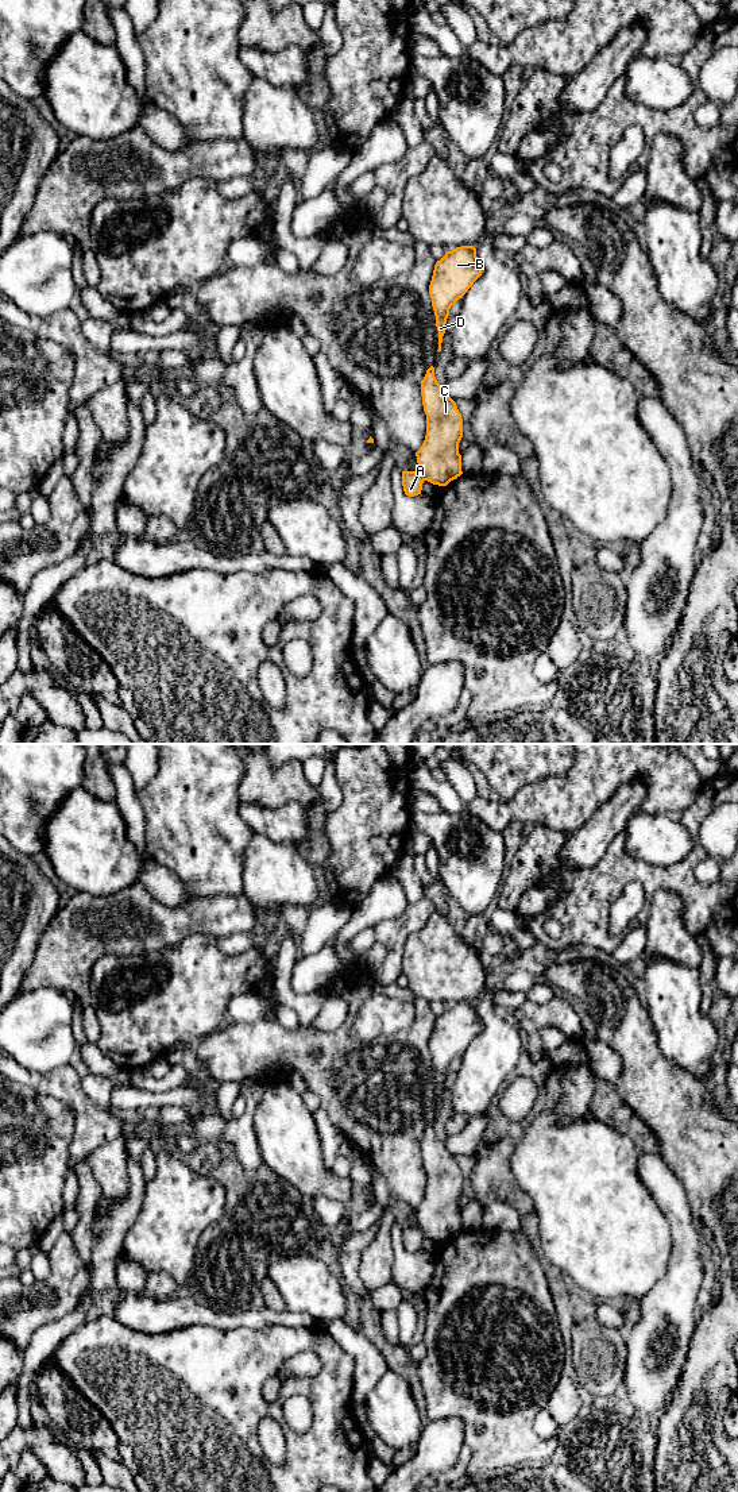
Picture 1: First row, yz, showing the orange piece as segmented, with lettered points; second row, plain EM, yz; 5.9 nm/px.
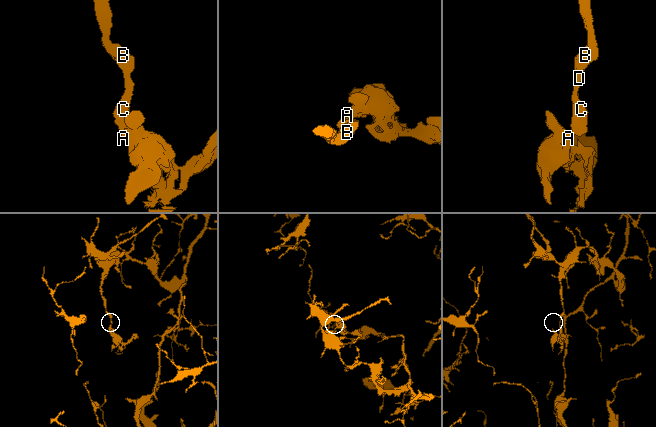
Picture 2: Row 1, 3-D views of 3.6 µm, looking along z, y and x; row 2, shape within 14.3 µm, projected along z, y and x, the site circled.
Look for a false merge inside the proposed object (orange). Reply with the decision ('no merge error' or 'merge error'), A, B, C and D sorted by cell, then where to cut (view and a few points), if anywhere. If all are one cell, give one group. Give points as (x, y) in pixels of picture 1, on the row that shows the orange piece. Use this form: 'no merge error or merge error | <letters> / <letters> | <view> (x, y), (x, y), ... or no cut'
merge error | A / B C D | yz (420, 471), (425, 480)

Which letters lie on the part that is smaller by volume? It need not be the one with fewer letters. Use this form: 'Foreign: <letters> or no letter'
Foreign: A

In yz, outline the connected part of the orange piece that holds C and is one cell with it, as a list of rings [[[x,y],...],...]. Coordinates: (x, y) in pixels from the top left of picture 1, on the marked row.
[[[434,367],[421,381],[421,396],[426,415],[426,435],[416,452],[418,470],[425,481],[447,486],[463,474],[459,443],[463,437],[463,419],[456,402],[434,377]]]

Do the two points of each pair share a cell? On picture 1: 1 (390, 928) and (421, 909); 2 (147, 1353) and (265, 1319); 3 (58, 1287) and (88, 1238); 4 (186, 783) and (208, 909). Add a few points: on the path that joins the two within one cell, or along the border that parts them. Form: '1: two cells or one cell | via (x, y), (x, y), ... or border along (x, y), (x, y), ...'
1: one cell | via (398, 925), (406, 917), (413, 917)
2: two cells | border along (207, 1325), (219, 1329), (270, 1327)
3: two cells | border along (70, 1233), (80, 1259), (91, 1271)
4: two cells | border along (238, 897), (207, 895), (194, 897), (189, 901)

